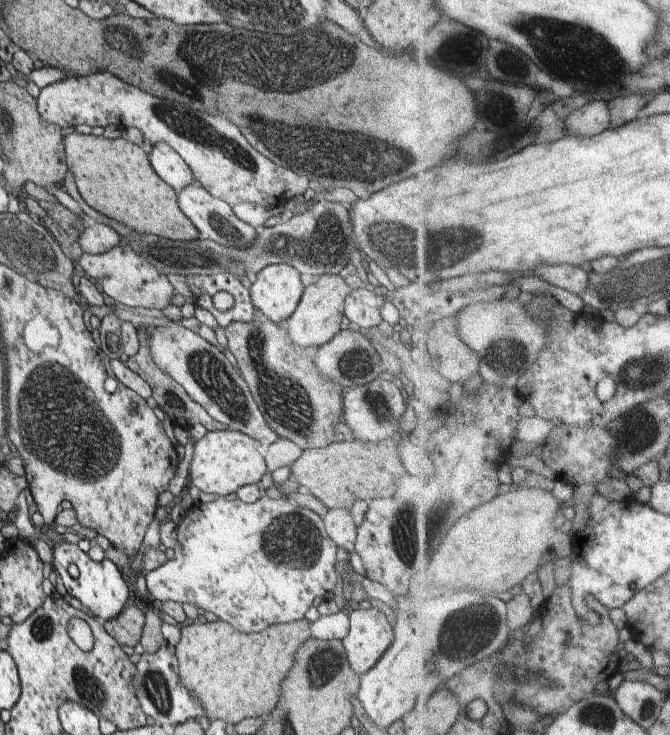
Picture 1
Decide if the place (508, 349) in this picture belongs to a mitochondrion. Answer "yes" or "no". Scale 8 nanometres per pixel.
yes

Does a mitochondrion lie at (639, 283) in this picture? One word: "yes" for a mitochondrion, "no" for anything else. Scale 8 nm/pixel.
yes

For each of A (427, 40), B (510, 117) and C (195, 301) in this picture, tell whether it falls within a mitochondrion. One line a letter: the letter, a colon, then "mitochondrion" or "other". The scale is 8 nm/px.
A: other
B: mitochondrion
C: other

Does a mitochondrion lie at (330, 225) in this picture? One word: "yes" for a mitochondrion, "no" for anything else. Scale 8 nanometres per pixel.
yes

